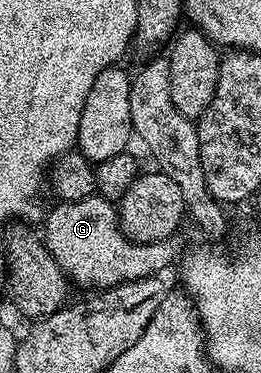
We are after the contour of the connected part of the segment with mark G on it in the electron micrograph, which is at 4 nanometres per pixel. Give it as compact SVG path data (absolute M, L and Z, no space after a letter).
M93 196L73 202L57 201L52 211L47 211L43 219L42 241L47 246L50 256L64 269L69 283L80 286L96 286L97 291L107 290L109 286L117 286L119 282L133 282L143 278L163 275L167 266L176 262L176 257L188 246L187 229L181 228L165 240L165 242L133 242L124 235L120 227L120 215L117 207L108 199Z

